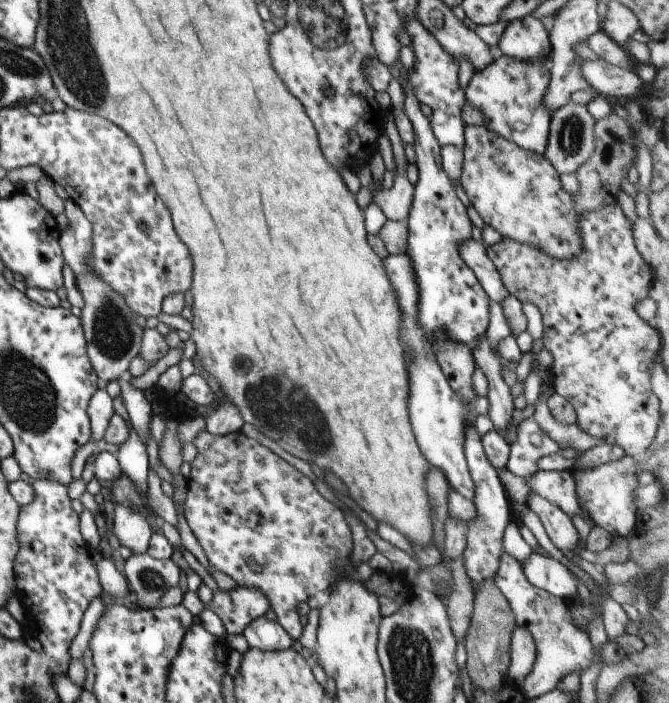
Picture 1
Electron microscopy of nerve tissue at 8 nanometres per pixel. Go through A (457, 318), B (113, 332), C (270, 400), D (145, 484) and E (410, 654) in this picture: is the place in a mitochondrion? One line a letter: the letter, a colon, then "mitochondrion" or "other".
A: mitochondrion
B: mitochondrion
C: mitochondrion
D: other
E: mitochondrion

